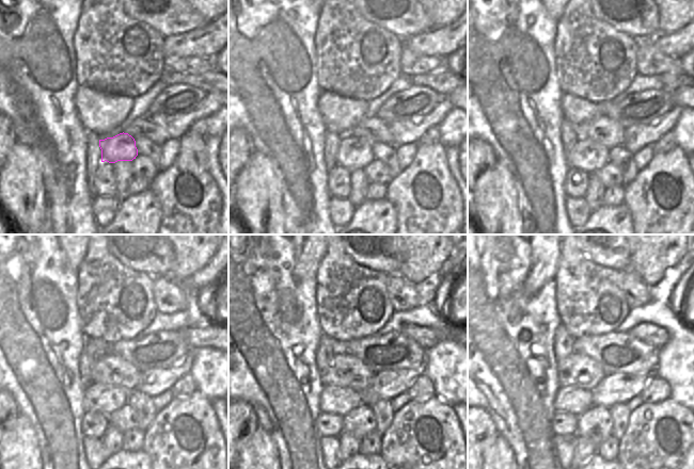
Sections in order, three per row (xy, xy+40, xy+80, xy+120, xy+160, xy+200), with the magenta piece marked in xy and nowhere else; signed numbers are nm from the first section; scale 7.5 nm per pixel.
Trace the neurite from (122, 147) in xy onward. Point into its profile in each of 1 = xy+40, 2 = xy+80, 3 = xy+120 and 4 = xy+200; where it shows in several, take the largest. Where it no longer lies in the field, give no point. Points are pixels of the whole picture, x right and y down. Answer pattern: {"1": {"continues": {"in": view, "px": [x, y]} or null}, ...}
{"1": {"continues": {"in": "xy+40", "px": [355, 154]}}, "2": {"continues": {"in": "xy+80", "px": [587, 156]}}, "3": {"continues": {"in": "xy+120", "px": [98, 398]}}, "4": {"continues": {"in": "xy+200", "px": [572, 400]}}}

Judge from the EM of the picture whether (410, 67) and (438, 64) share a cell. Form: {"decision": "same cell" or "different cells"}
{"decision": "same cell"}

